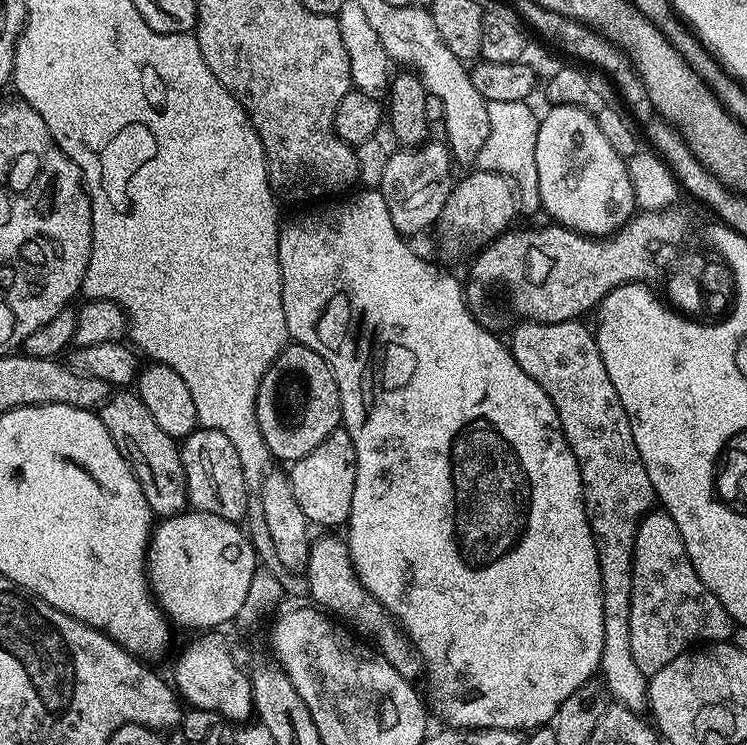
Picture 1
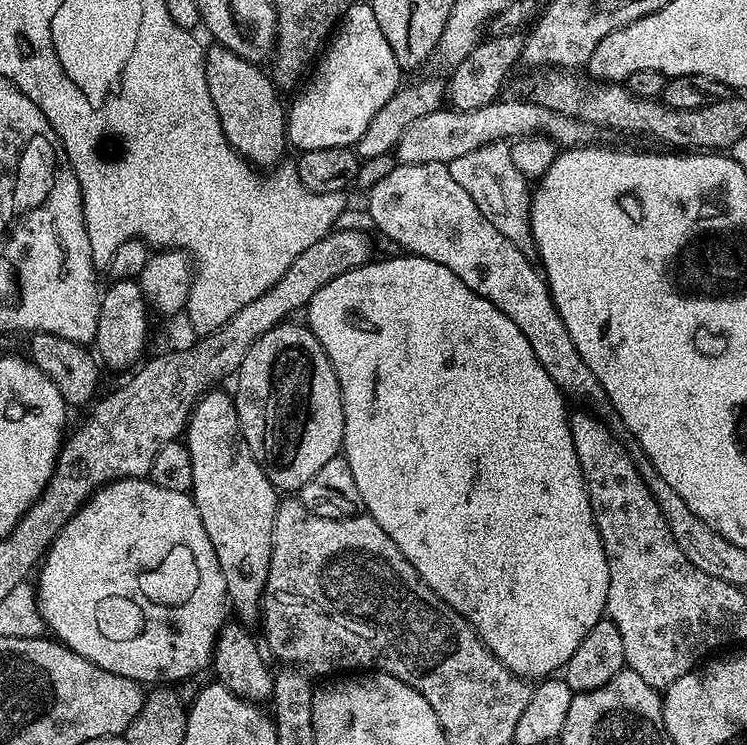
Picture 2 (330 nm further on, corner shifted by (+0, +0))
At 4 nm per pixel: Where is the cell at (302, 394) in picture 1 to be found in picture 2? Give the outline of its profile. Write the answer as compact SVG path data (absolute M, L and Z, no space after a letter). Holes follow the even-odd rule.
M292 323L280 324L256 339L254 346L250 346L250 354L242 358L240 371L234 376L234 407L238 410L240 433L248 444L250 455L263 466L265 480L269 480L276 490L298 490L310 482L330 458L341 455L344 447L344 403L334 366L311 328L303 323Z

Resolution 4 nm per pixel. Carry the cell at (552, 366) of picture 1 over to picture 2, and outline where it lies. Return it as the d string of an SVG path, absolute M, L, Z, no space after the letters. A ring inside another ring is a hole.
M501 142L478 146L478 150L470 150L470 154L462 154L462 158L454 158L448 163L448 172L474 198L476 205L498 226L498 230L510 239L524 253L531 253L534 248L532 238L532 197L529 181L520 173L512 157L512 144Z

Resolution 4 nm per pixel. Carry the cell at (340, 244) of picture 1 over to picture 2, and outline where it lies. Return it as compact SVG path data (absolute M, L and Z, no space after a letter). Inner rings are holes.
M411 254L400 255L402 256L396 256L393 260L379 260L379 258L376 258L367 264L363 264L361 268L355 268L346 274L338 274L338 278L334 278L326 286L322 286L322 290L318 290L318 294L314 294L314 298L306 309L306 315L308 315L308 320L306 319L307 327L311 328L312 333L318 338L318 342L322 342L322 346L334 366L336 377L340 383L340 393L344 403L344 447L342 455L348 461L350 471L354 473L354 482L358 482L358 494L362 494L362 502L367 515L372 516L374 522L378 522L378 526L382 526L382 530L386 530L386 534L390 534L390 538L394 538L398 550L402 550L402 554L406 554L406 558L412 563L414 570L418 570L418 574L426 582L426 586L430 586L430 590L437 592L458 614L465 616L469 624L476 629L480 641L515 676L525 678L533 678L532 676L536 676L535 678L551 677L563 669L564 665L568 663L570 654L574 654L574 650L578 650L582 638L586 638L586 634L590 634L592 627L605 615L608 607L608 583L610 582L604 543L596 529L596 519L592 513L590 498L588 497L588 485L584 482L582 466L578 462L578 454L574 450L570 411L568 412L567 406L564 405L564 400L566 401L565 393L561 392L554 378L550 378L550 374L546 372L538 358L535 357L534 350L531 348L530 342L527 341L526 334L494 302L483 297L482 294L476 293L470 286L466 286L462 279L454 274L454 271L447 269L446 266L440 265L436 261L432 261L430 257Z

